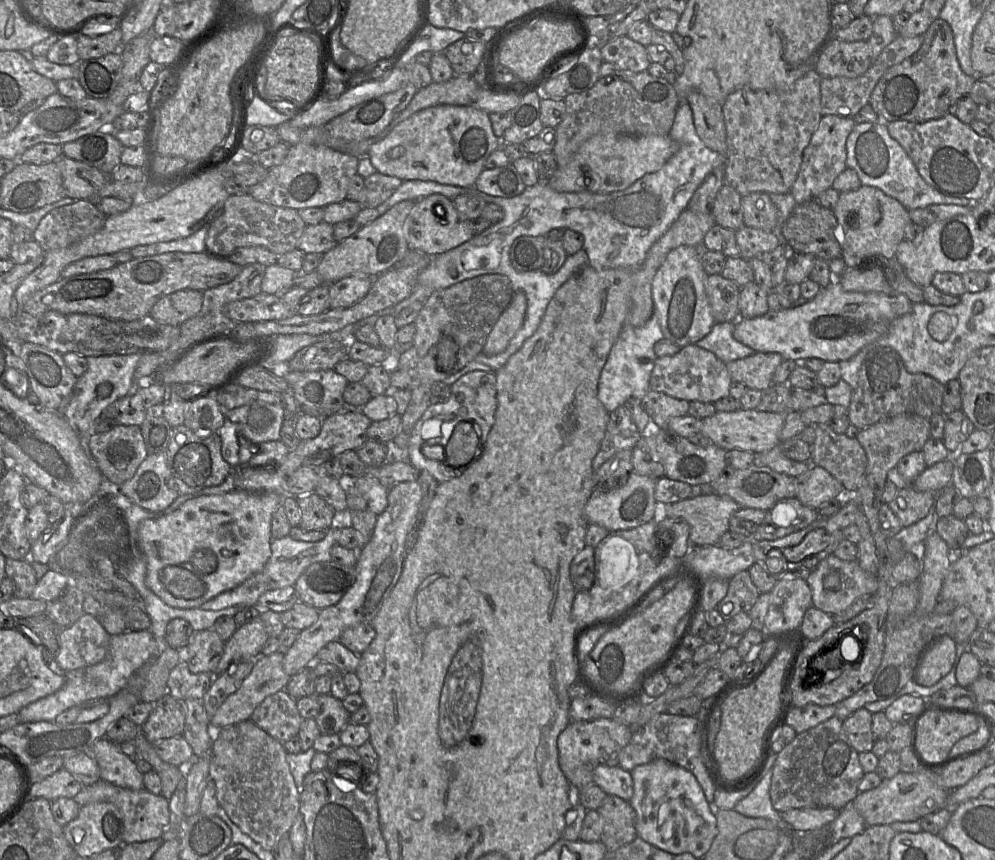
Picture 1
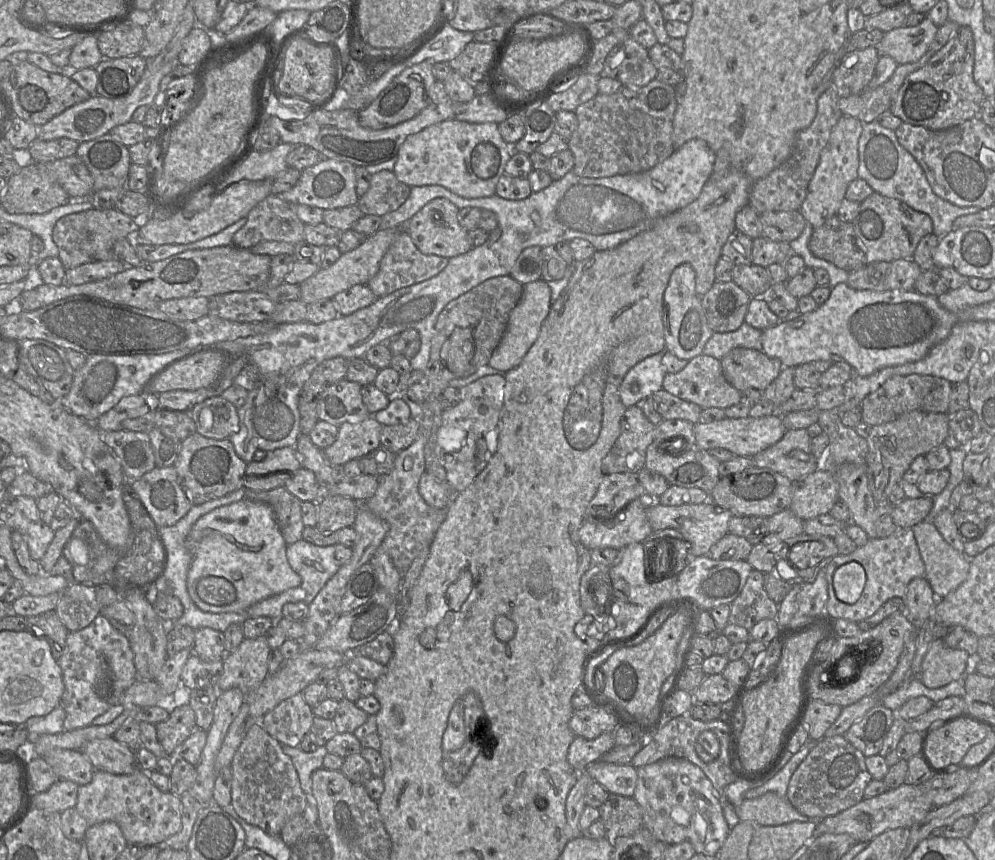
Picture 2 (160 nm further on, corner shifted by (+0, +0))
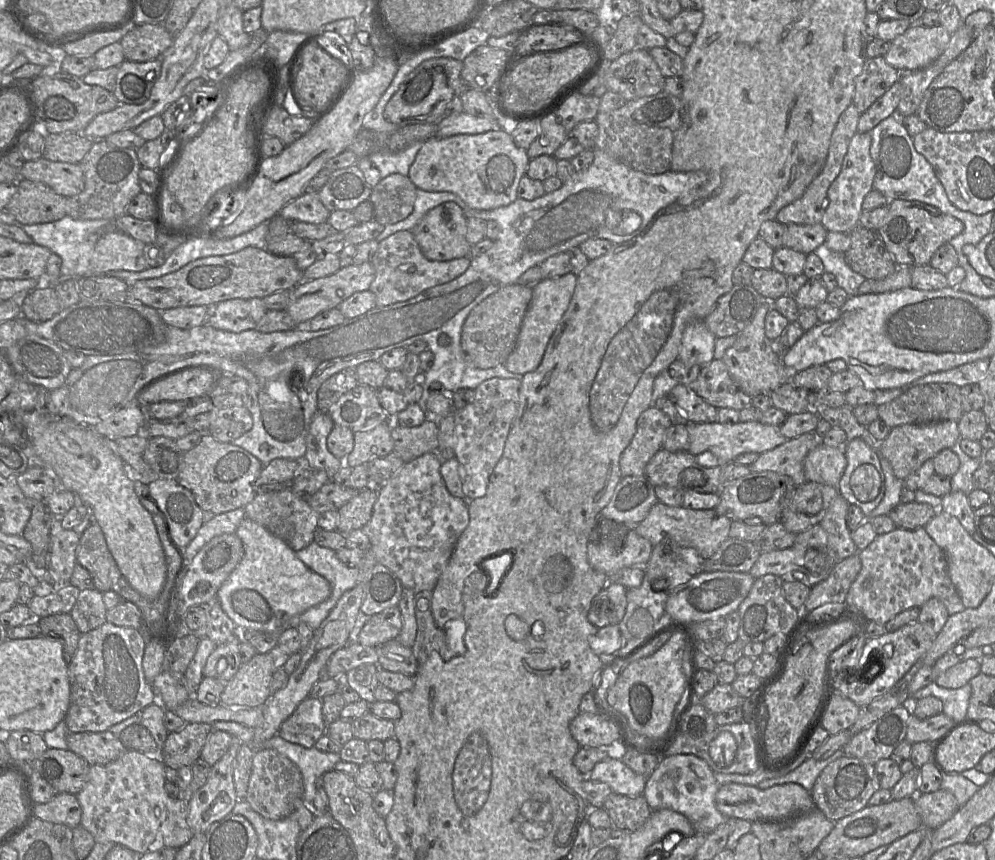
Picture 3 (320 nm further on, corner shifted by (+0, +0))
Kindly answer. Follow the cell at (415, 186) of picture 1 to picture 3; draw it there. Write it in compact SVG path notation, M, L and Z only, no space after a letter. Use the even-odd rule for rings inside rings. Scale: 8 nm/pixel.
M416 189L416 201L412 213L404 220L384 226L383 231L377 237L380 242L388 236L402 230L410 230L420 222L423 216L432 208L445 203L455 202L463 211L467 211L467 204L454 193L451 192L429 192L422 189Z

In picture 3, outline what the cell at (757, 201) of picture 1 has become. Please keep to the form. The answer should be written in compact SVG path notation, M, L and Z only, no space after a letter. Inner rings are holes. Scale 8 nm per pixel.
M789 223L785 225L783 244L805 254L814 253L816 248L825 243L827 234L822 224Z

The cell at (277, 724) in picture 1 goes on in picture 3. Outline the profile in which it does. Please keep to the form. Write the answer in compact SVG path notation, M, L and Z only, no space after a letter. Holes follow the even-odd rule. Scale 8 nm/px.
M308 696L280 726L283 739L312 748L326 734L327 723L322 713L322 701Z

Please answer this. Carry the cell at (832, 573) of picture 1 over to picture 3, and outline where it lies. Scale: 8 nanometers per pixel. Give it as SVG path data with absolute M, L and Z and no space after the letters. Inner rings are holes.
M923 527L914 530L896 528L877 535L869 546L858 552L858 556L861 570L847 593L845 604L871 621L885 625L898 613L920 608L931 598L939 599L949 615L966 608L949 576L944 552Z

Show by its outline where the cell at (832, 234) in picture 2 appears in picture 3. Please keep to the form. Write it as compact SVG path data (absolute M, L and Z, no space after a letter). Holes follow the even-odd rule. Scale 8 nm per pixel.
M857 225L848 234L851 243L843 256L855 272L866 279L883 279L896 270L898 265L878 230Z

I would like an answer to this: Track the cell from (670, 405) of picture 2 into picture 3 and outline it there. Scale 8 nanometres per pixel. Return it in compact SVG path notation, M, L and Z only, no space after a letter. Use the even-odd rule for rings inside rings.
M677 384L666 395L688 422L717 422L718 409L698 396L690 387Z

